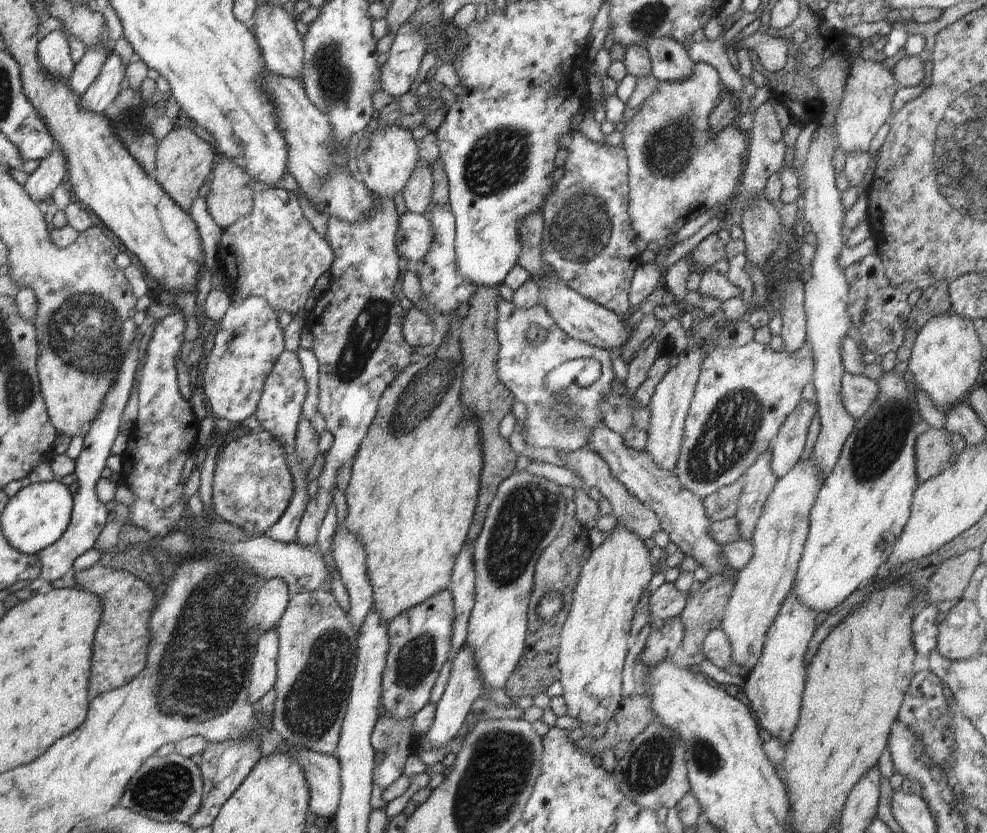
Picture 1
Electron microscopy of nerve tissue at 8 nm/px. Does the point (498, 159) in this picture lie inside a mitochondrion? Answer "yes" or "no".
yes

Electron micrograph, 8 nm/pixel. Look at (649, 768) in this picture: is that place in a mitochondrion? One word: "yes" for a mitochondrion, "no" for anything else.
yes

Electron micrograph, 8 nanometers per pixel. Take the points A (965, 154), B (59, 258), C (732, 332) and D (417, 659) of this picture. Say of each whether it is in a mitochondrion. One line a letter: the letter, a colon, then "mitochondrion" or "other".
A: mitochondrion
B: other
C: other
D: mitochondrion

